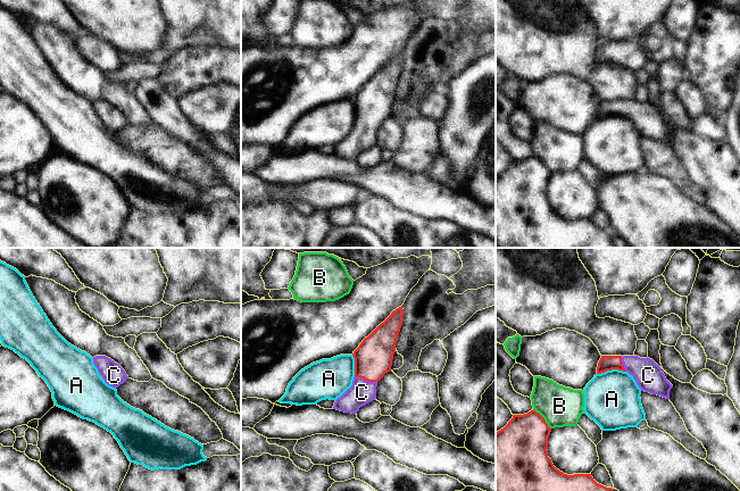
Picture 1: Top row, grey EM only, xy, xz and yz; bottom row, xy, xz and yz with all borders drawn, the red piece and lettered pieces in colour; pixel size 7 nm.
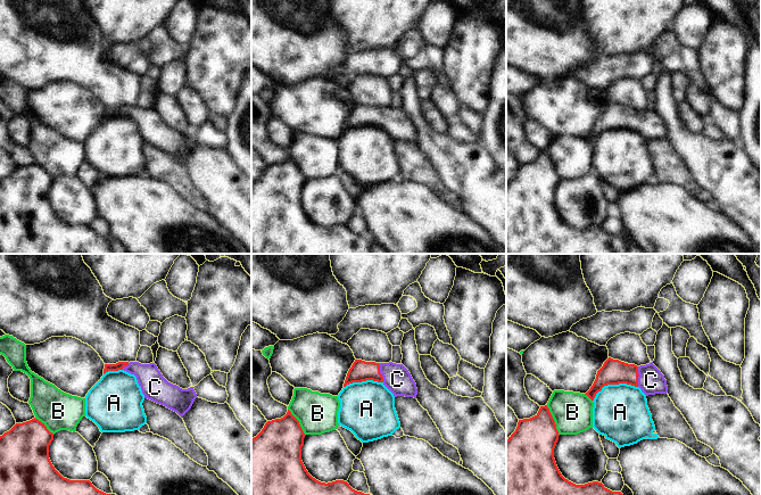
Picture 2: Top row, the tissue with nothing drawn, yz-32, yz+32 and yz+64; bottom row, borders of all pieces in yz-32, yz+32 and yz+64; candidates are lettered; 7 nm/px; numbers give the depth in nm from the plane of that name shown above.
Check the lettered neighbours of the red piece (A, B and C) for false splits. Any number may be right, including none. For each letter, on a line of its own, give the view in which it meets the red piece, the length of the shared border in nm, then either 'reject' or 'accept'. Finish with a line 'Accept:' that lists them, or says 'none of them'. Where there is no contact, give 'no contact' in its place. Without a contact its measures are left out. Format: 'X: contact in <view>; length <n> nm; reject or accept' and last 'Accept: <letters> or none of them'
A: contact in yz; length 200 nm; reject
B: contact in yz; length 200 nm; reject
C: contact in xz; length 170 nm; accept
Accept: C

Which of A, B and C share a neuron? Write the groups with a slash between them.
A / B / C

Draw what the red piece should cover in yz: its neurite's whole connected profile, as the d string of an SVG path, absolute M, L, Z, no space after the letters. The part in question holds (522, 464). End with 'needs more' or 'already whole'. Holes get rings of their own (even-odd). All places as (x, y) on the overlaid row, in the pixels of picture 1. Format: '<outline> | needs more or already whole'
M534 409L514 415L508 424L496 433L496 491L613 491L597 483L591 474L567 475L557 469L548 457L548 438L551 428Z | already whole

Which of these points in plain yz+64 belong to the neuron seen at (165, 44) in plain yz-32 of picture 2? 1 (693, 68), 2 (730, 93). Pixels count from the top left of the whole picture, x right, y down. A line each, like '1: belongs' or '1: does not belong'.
1: belongs
2: does not belong

